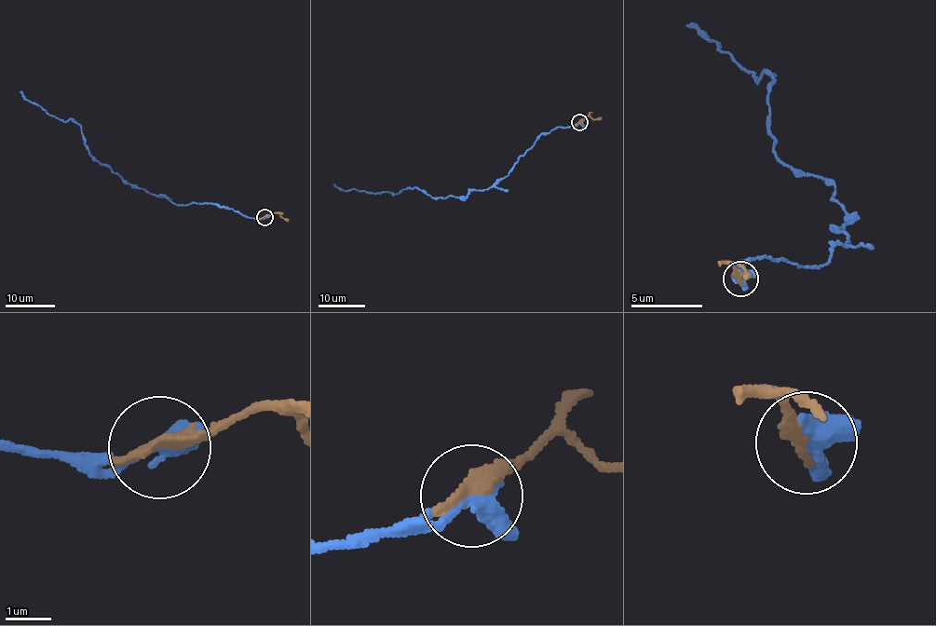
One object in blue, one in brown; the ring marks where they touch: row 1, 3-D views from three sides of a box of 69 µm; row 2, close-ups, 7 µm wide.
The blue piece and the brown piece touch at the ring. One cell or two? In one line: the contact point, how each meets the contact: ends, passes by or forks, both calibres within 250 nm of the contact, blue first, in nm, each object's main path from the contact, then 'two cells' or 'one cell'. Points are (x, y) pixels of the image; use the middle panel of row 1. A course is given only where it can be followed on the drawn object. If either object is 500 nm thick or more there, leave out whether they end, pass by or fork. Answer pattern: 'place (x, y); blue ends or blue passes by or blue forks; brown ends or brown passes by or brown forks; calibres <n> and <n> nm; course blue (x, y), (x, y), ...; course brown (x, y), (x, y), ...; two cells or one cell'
place (579, 122); blue passes by; brown ends; calibres 360 and 400 nm; course blue (580, 123), (543, 132), (508, 173), (464, 197), (432, 197), (416, 187), (367, 193), (333, 184); course brown (580, 123), (589, 115), (595, 119), (601, 117); one cell

